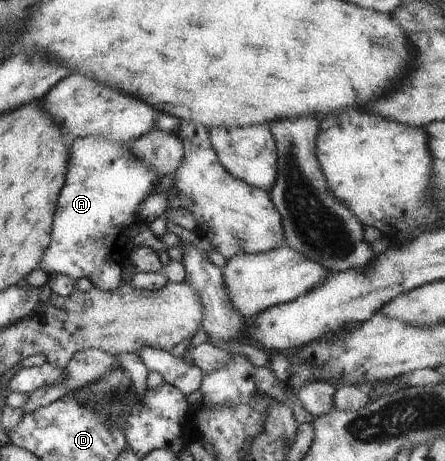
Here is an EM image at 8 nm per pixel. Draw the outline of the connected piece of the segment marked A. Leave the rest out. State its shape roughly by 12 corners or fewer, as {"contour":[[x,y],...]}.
{"contour":[[69,143],[39,268],[125,283],[122,228],[160,177],[127,145]]}

